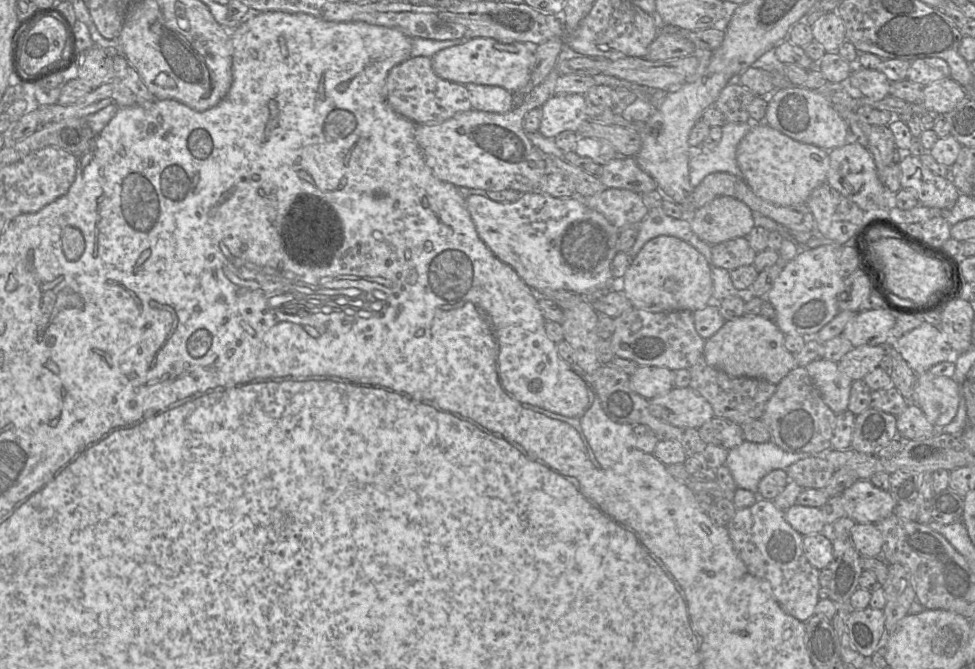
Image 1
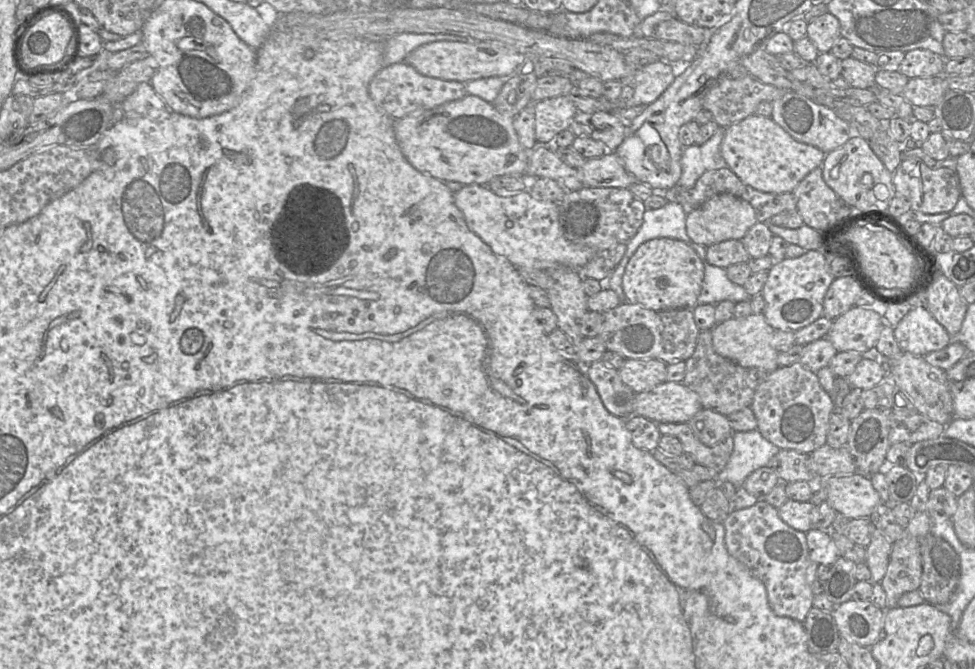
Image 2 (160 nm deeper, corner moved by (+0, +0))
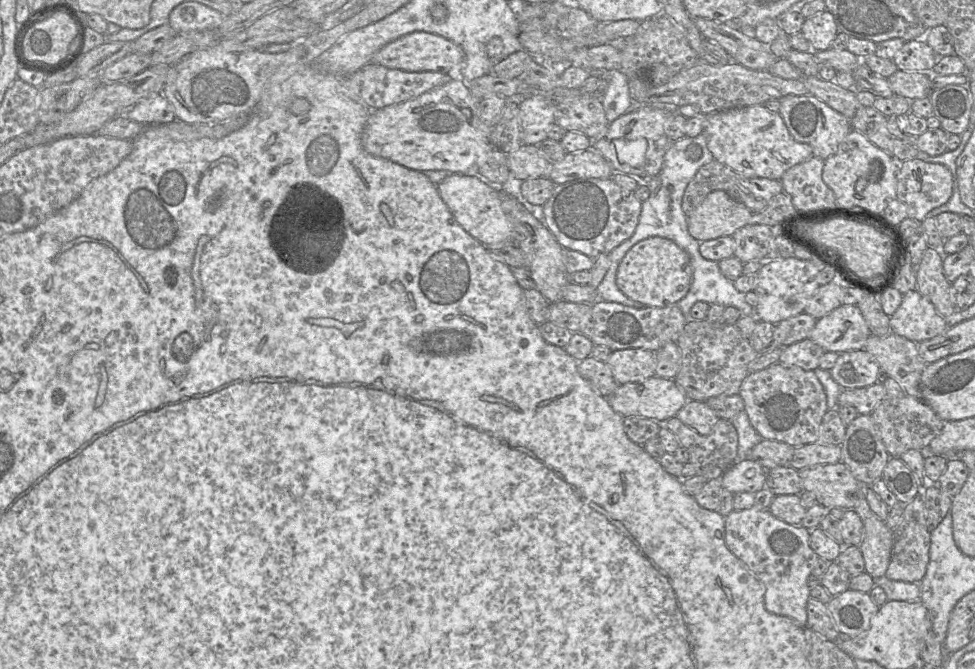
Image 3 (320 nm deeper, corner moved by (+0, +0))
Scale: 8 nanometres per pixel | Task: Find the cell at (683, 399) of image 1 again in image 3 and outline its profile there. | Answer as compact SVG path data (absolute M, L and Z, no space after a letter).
M656 375L639 382L621 384L606 398L622 417L645 417L657 423L665 423L675 417L688 401L674 379Z

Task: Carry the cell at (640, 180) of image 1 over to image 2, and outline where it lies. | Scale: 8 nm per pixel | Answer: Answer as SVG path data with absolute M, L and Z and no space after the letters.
M607 151L600 157L586 159L585 163L576 169L586 187L628 188L636 182L617 154L611 151Z

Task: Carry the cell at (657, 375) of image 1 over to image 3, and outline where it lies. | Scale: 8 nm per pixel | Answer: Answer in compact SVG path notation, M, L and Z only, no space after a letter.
M646 349L614 350L606 364L619 385L639 382L656 375L655 352Z

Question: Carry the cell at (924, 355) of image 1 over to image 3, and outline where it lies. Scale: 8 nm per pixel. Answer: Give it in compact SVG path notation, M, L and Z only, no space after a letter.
M919 291L903 295L898 309L890 316L890 330L916 343L929 340L946 331L946 319Z

